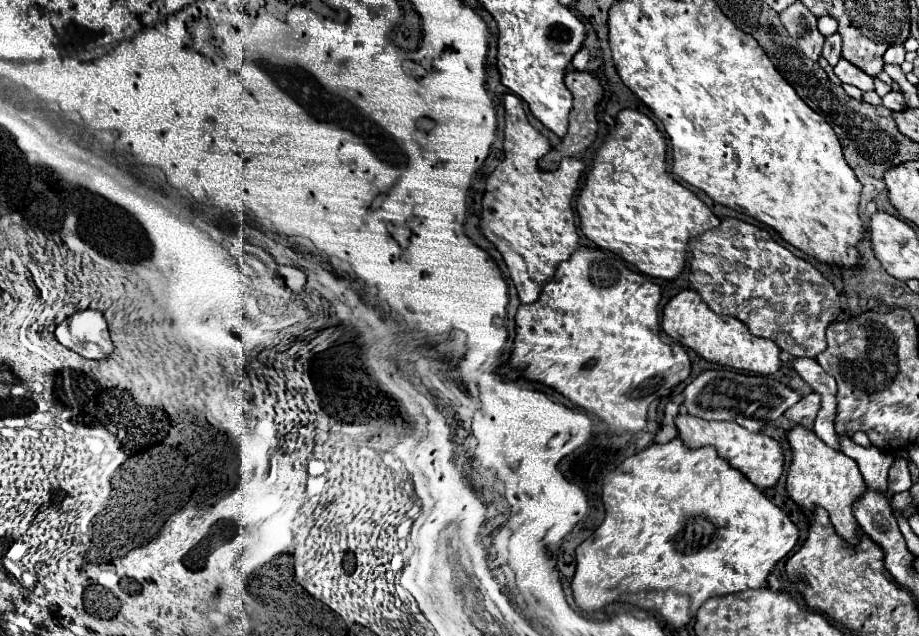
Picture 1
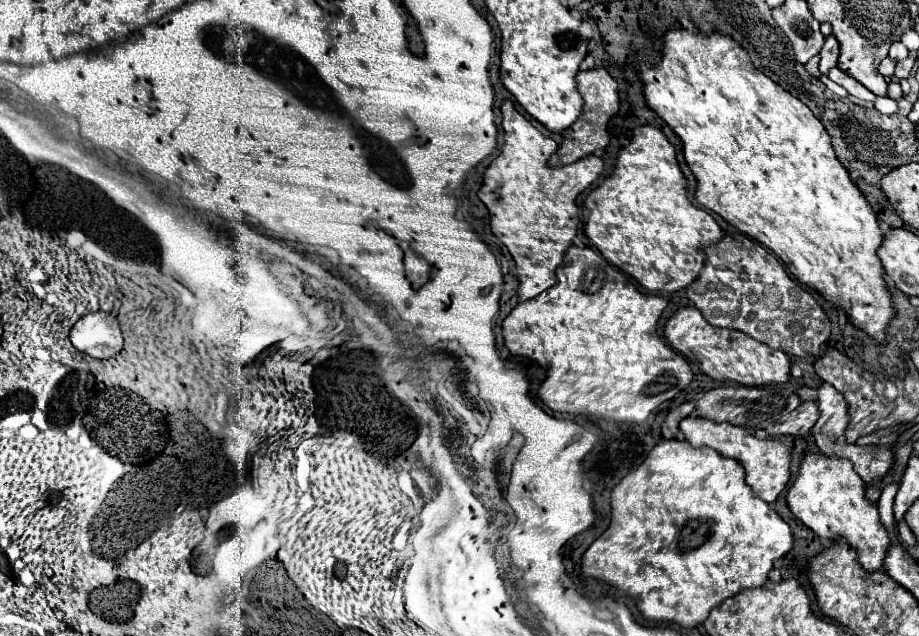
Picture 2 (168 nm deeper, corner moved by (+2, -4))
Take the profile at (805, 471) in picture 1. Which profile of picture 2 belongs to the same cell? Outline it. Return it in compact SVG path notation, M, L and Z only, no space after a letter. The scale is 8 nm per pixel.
M805 452L799 476L787 492L789 510L809 526L819 538L845 538L857 552L857 562L865 570L883 570L883 558L889 546L889 536L879 522L877 508L865 500L865 484L845 458L823 456L821 452Z

